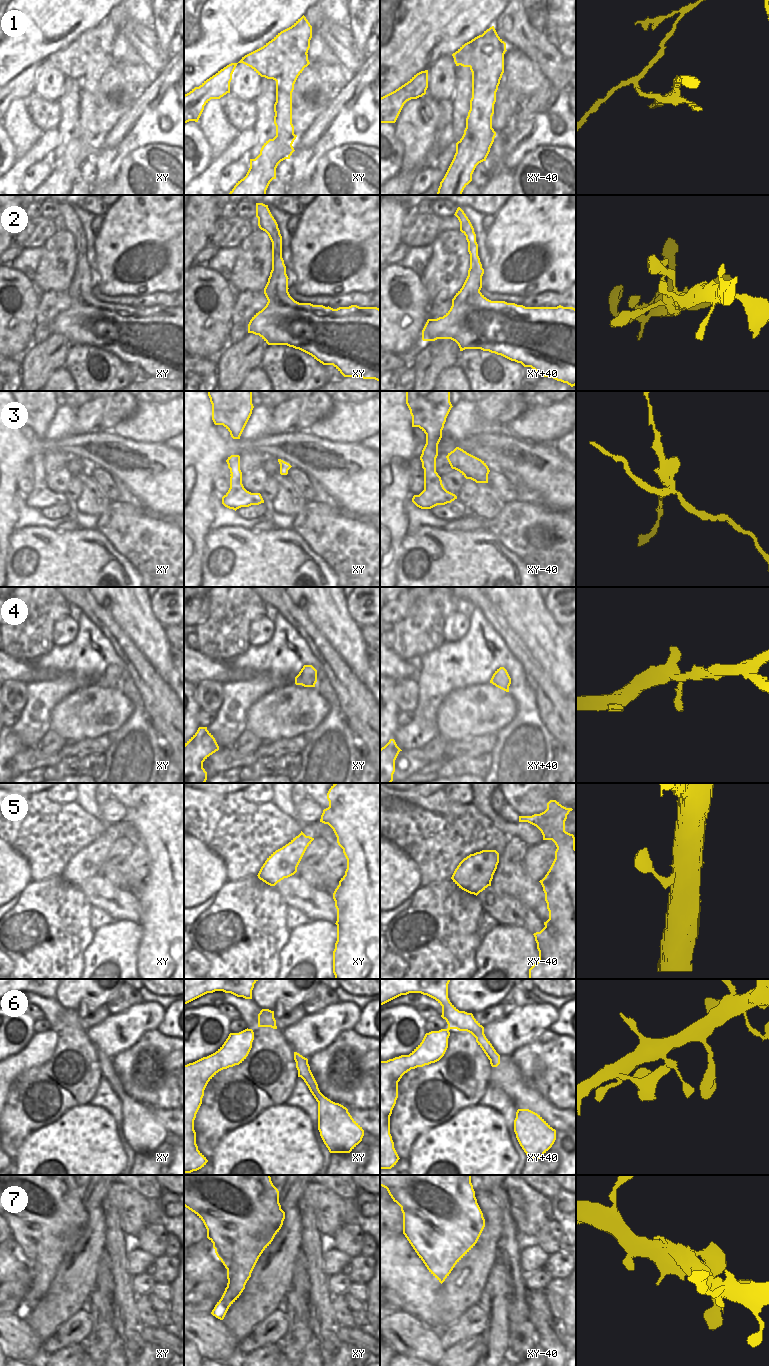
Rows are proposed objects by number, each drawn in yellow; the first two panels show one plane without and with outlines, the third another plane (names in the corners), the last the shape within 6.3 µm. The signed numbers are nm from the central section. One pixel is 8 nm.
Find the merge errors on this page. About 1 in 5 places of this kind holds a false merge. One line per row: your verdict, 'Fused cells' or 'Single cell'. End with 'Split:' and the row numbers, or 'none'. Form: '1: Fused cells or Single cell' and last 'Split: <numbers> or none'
1: Fused cells
2: Single cell
3: Fused cells
4: Single cell
5: Single cell
6: Single cell
7: Single cell
Split: 1, 3.

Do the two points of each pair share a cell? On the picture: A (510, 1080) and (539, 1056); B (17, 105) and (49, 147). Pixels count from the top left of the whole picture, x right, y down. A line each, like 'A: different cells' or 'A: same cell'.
A: different cells
B: different cells

